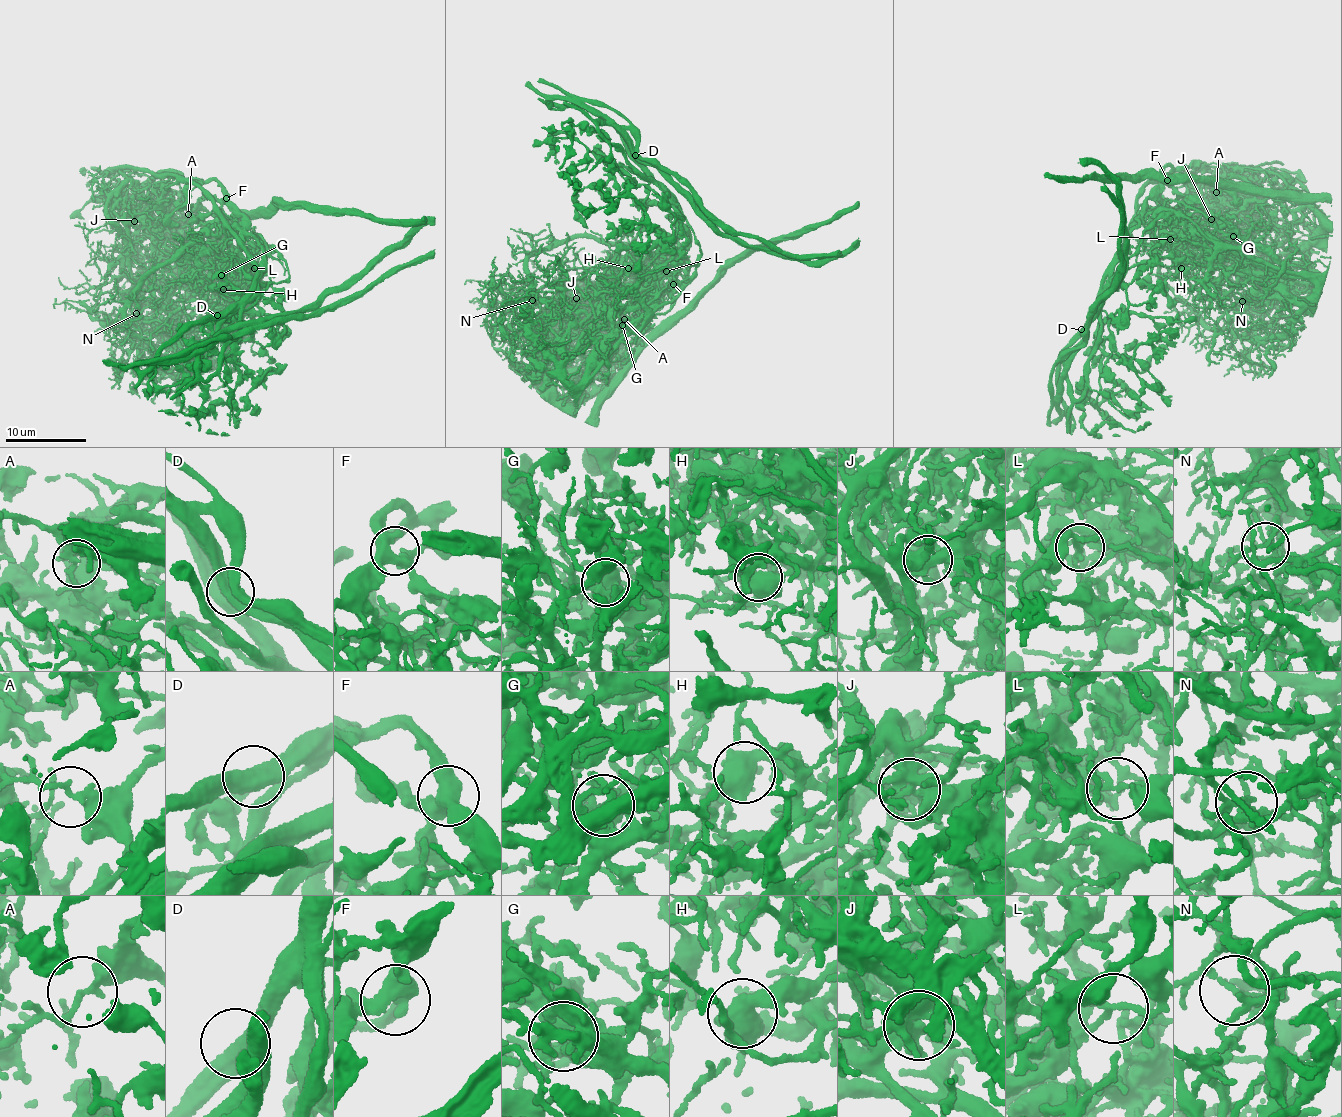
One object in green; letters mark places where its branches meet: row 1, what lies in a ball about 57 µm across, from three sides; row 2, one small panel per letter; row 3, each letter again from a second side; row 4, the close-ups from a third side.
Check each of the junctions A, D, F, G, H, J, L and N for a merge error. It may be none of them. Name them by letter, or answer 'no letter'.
A, H, J, L, N

